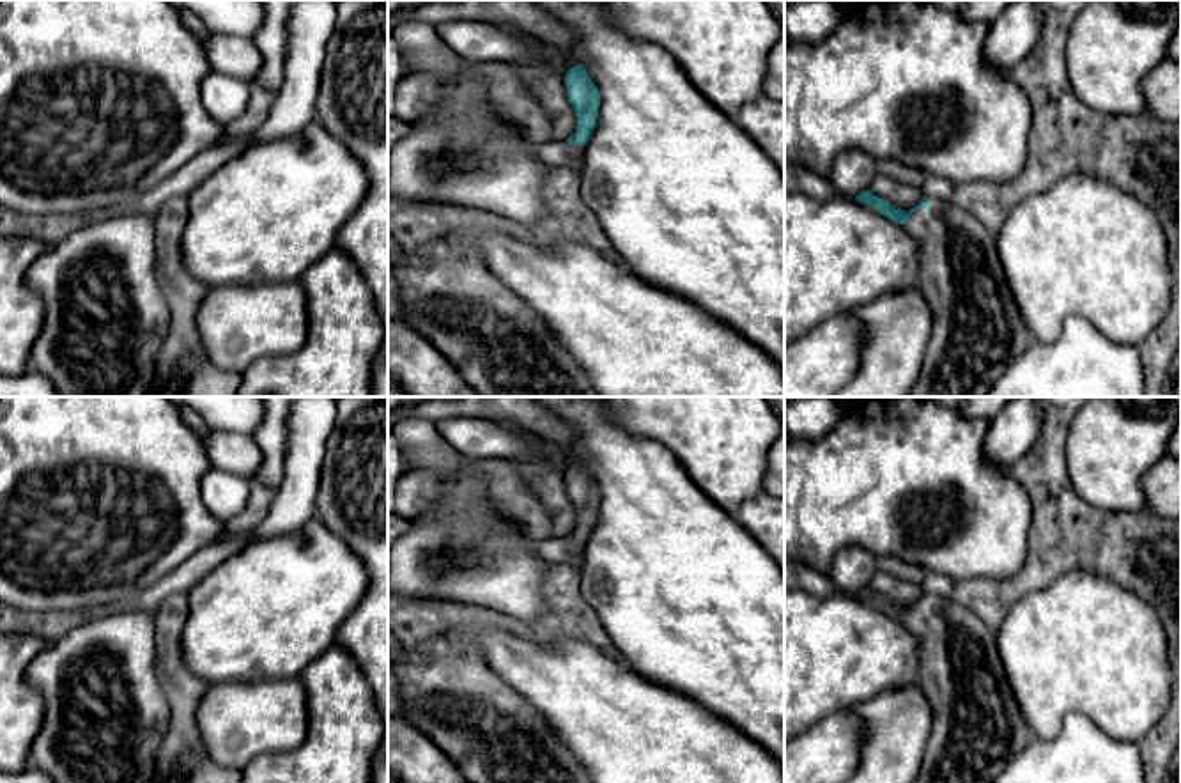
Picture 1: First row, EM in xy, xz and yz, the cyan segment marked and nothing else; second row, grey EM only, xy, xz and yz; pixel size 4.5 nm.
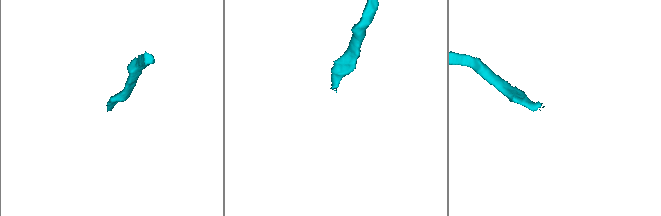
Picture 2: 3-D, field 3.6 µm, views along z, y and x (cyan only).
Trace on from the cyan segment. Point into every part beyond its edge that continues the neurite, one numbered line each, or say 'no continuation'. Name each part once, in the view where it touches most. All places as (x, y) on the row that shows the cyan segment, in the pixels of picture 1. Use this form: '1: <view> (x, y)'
1: yz (978, 330)

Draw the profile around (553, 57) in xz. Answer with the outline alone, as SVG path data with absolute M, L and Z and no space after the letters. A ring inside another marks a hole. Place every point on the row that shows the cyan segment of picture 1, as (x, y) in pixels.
M540 41L540 53L547 67L556 71L560 76L565 76L565 73L568 71L568 64L561 48Z

